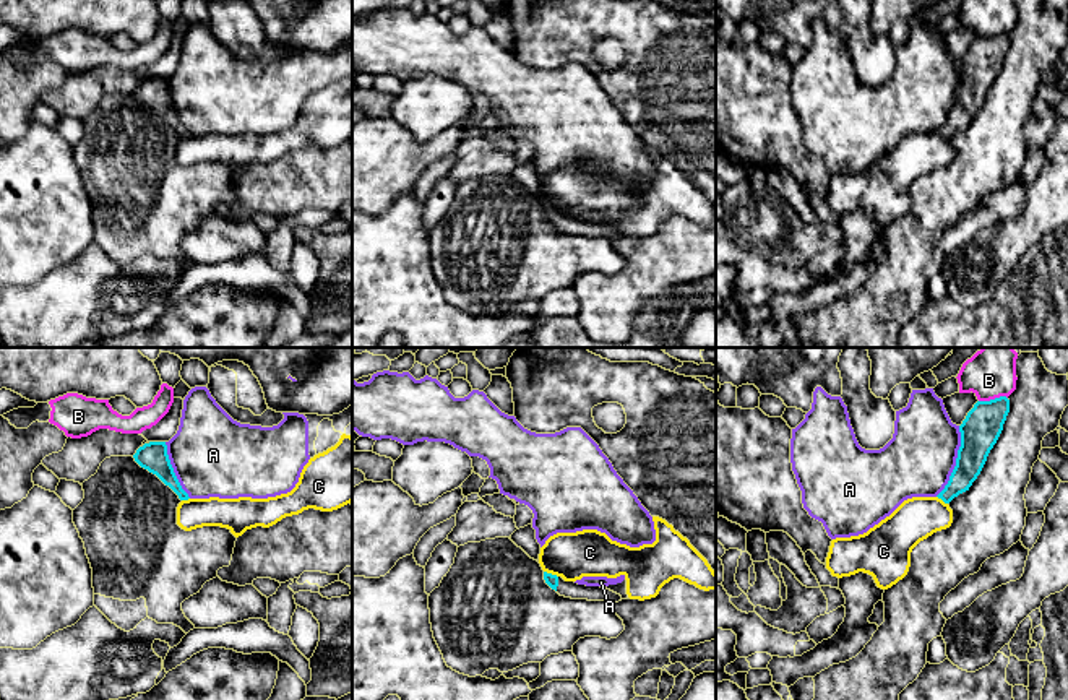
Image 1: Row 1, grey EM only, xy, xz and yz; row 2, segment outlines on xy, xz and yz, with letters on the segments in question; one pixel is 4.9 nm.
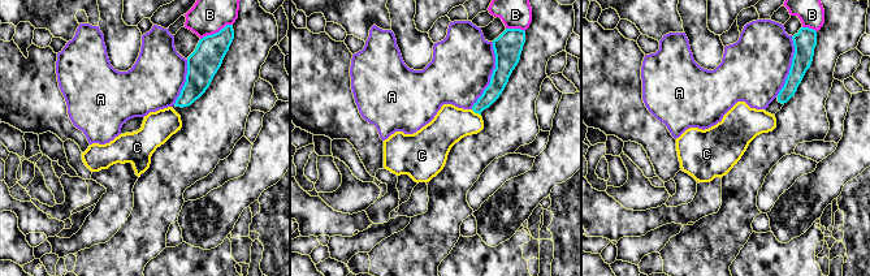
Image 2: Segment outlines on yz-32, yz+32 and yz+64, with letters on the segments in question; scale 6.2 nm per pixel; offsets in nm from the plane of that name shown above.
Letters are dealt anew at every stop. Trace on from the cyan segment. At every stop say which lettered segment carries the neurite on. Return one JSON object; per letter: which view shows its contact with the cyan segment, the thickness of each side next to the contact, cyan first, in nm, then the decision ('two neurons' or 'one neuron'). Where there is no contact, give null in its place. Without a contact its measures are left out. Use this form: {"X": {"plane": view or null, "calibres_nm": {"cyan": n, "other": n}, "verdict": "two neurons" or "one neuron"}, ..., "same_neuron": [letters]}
{"A": {"plane": "yz", "calibres_nm": {"cyan": 190, "other": 360}, "verdict": "two neurons"}, "B": {"plane": "yz", "calibres_nm": {"cyan": 190, "other": 180}, "verdict": "two neurons"}, "C": {"plane": "xz", "calibres_nm": {"cyan": 60, "other": 240}, "verdict": "two neurons"}, "same_neuron": []}

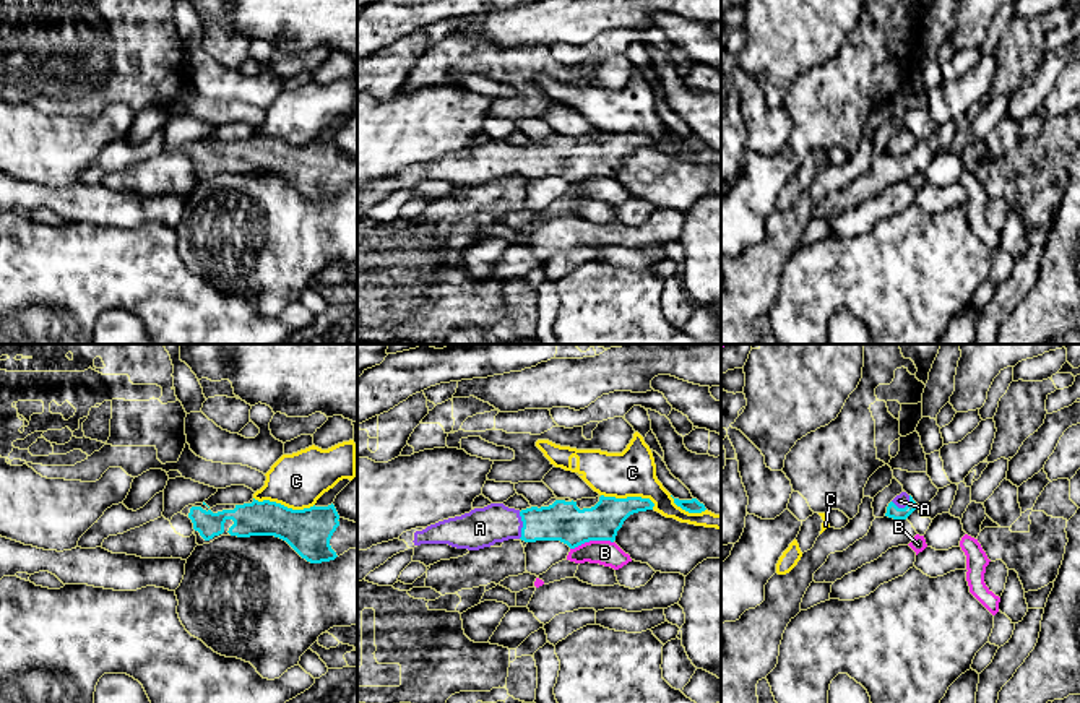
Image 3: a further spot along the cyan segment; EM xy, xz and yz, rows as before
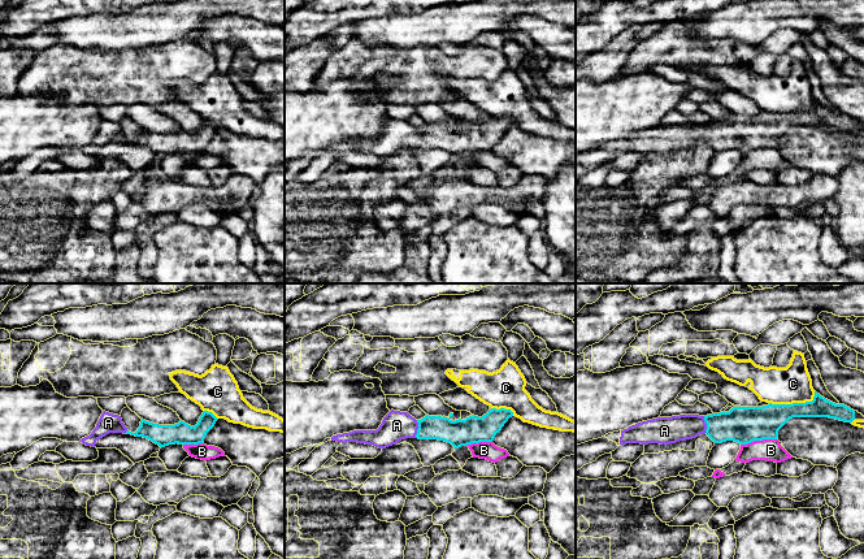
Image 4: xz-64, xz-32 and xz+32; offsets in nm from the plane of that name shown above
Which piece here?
{"A": {"plane": "xz", "calibres_nm": {"cyan": 200, "other": 200}, "verdict": "one neuron"}, "B": {"plane": "xz", "calibres_nm": {"cyan": 200, "other": 130}, "verdict": "two neurons"}, "C": {"plane": "xy", "calibres_nm": {"cyan": 220, "other": 280}, "verdict": "two neurons"}, "same_neuron": ["A"]}

